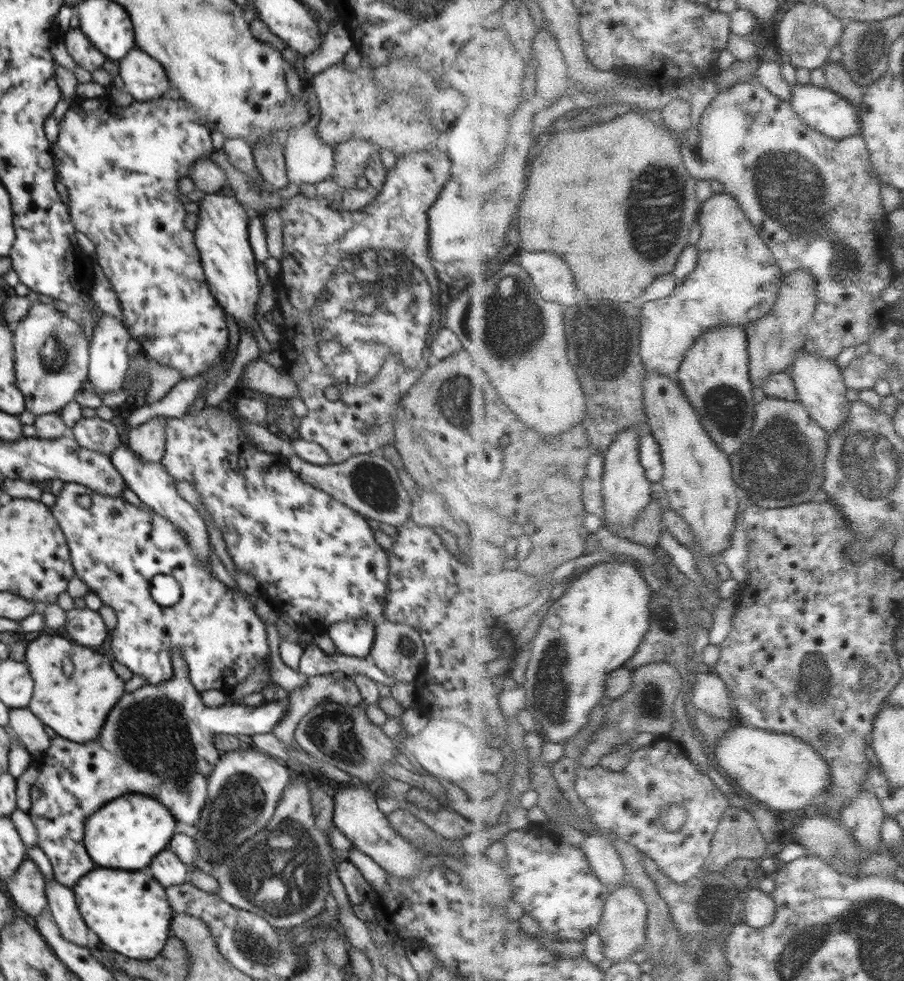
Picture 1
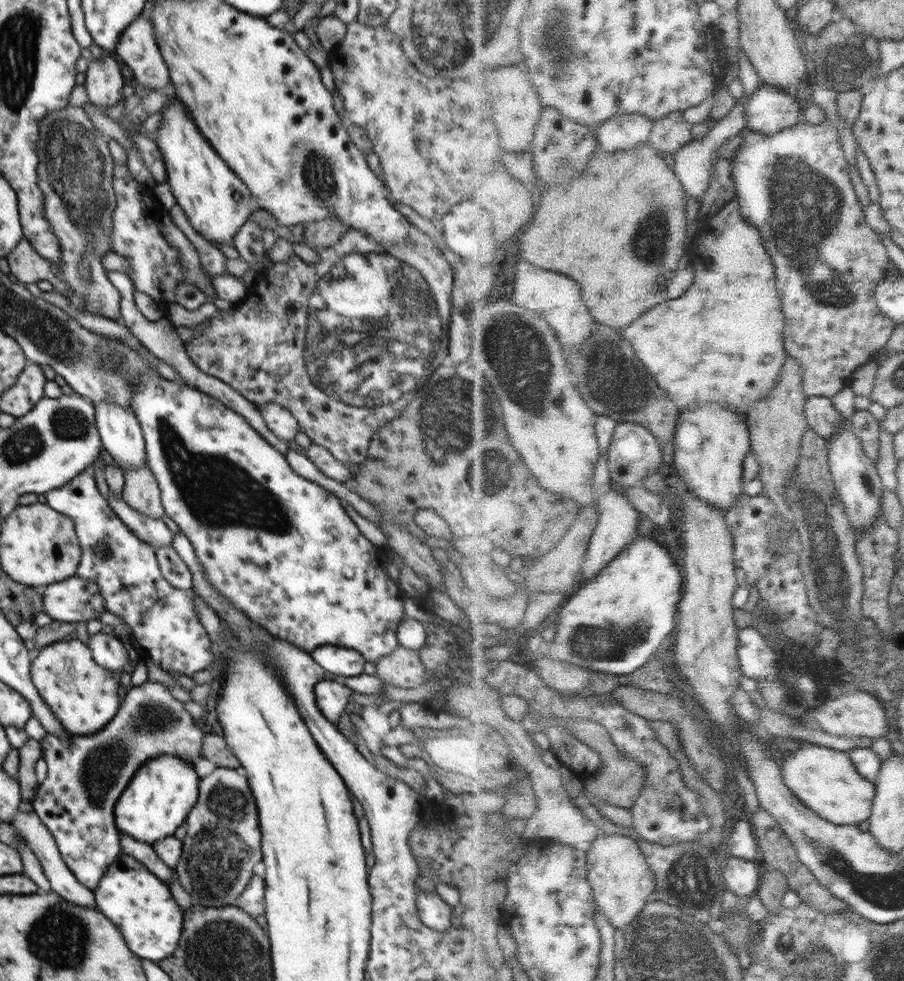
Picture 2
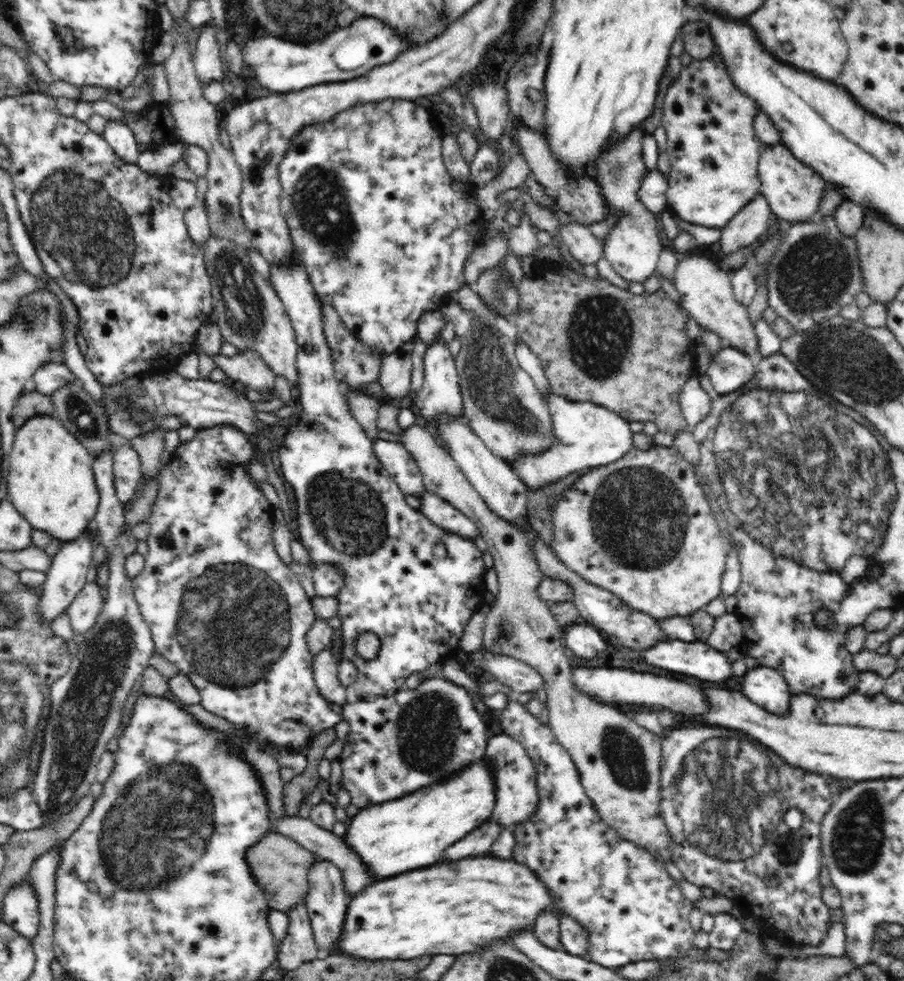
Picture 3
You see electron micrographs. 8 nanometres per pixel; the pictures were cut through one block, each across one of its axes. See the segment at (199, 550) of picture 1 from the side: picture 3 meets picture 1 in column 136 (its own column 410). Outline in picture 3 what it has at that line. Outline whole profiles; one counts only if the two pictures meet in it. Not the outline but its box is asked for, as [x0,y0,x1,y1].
[372,439,426,496]

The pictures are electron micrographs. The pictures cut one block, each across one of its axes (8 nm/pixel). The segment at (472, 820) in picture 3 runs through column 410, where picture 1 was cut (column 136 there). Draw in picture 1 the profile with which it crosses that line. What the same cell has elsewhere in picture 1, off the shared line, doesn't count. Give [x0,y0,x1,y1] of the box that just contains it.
[84,793,178,870]

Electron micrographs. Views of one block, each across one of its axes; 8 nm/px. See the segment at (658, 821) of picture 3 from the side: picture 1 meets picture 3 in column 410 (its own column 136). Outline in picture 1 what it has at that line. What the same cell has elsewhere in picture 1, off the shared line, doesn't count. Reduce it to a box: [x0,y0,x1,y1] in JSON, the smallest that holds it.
[127,417,166,463]

